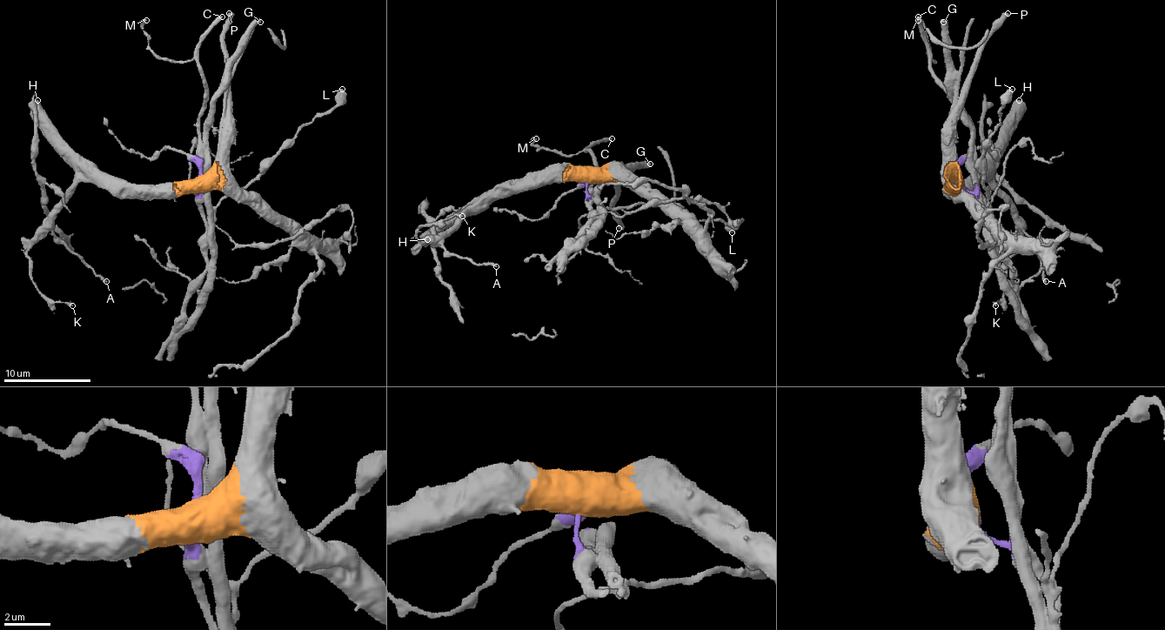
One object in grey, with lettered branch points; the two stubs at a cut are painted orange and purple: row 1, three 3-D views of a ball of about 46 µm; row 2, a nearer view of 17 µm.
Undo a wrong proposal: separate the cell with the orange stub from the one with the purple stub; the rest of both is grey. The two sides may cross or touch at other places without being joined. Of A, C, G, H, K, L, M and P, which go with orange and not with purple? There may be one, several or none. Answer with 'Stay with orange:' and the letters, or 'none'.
Stay with orange: A, H, K, P

